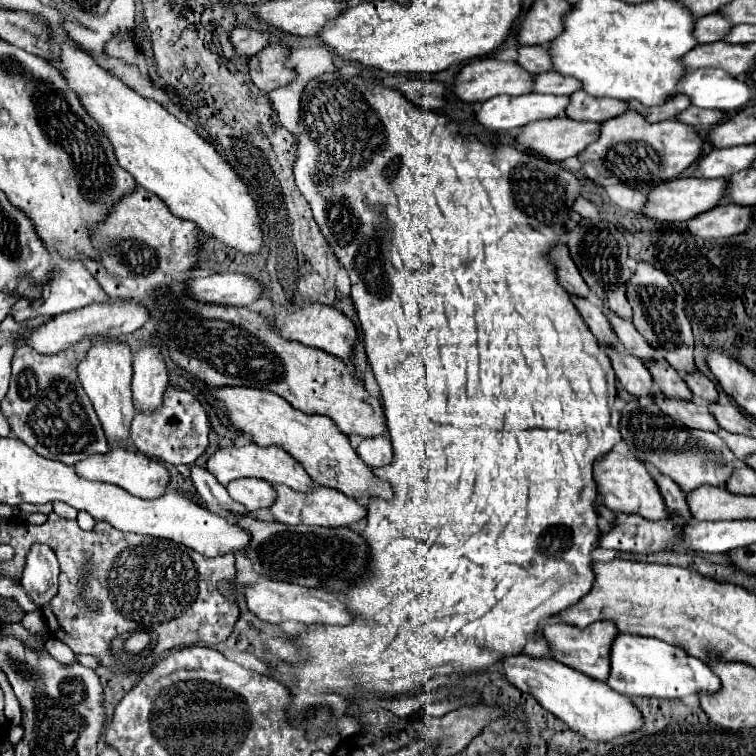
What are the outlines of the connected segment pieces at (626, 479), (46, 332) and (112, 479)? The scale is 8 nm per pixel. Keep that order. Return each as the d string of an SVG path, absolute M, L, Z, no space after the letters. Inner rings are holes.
M609 452L595 462L593 476L603 504L615 514L639 514L647 520L661 520L667 514L663 498L655 488L655 482L651 480L645 464L639 462L637 458L627 458L617 452Z
M127 298L127 300L109 300L107 304L91 304L91 306L81 308L81 310L71 310L71 312L55 316L47 324L35 328L29 334L27 344L33 346L37 352L55 354L55 352L59 352L63 348L73 346L75 342L79 342L85 336L91 338L91 336L121 336L121 334L129 334L129 332L141 328L147 320L151 320L149 308L139 304L137 300L131 300L131 298Z
M113 448L107 454L91 454L85 460L77 462L73 468L75 468L75 474L79 478L115 484L115 486L121 486L139 498L163 496L167 492L167 486L169 486L169 472L163 468L163 464L159 464L157 460L151 460L143 454L137 454L137 452L125 452L121 448Z

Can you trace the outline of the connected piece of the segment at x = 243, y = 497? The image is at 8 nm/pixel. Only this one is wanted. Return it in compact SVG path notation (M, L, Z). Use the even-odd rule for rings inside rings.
M255 478L233 480L231 484L227 484L227 492L235 502L243 504L249 512L271 506L271 500L275 498L271 484L267 484L265 480L255 480Z

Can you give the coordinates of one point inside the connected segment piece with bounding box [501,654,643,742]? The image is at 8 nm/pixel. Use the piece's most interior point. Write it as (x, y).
(591, 708)

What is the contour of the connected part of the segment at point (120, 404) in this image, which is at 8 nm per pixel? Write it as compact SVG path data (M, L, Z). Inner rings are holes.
M113 340L113 342L93 342L93 346L89 348L87 356L77 364L77 378L85 390L85 394L89 396L89 400L93 402L93 408L101 420L101 426L105 430L105 436L109 440L111 446L115 446L117 440L125 440L127 444L131 444L129 440L129 424L133 420L135 408L133 408L133 400L131 400L131 350L125 342Z

